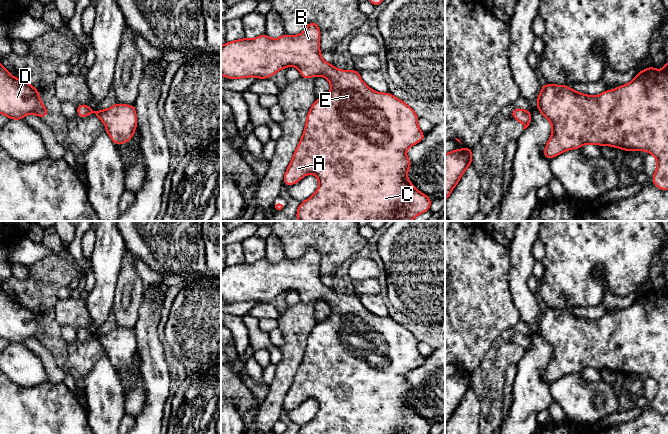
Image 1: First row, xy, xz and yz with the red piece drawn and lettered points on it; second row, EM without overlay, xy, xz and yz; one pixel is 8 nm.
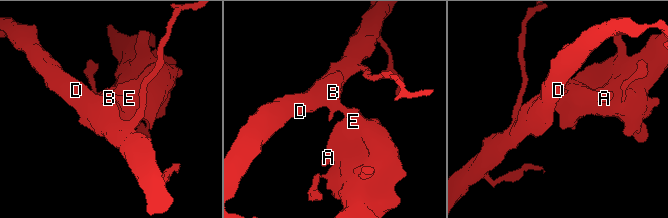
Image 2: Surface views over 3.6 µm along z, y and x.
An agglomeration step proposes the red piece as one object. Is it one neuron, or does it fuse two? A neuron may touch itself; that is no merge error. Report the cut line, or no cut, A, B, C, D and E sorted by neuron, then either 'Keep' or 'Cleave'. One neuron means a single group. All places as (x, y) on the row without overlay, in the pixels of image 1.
No split. Groups: A B C D E. Keep

